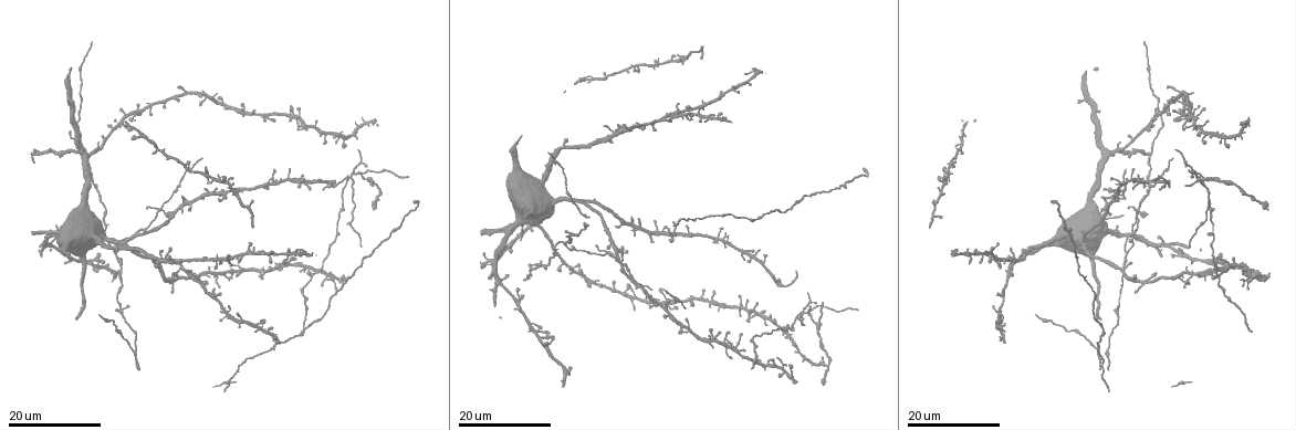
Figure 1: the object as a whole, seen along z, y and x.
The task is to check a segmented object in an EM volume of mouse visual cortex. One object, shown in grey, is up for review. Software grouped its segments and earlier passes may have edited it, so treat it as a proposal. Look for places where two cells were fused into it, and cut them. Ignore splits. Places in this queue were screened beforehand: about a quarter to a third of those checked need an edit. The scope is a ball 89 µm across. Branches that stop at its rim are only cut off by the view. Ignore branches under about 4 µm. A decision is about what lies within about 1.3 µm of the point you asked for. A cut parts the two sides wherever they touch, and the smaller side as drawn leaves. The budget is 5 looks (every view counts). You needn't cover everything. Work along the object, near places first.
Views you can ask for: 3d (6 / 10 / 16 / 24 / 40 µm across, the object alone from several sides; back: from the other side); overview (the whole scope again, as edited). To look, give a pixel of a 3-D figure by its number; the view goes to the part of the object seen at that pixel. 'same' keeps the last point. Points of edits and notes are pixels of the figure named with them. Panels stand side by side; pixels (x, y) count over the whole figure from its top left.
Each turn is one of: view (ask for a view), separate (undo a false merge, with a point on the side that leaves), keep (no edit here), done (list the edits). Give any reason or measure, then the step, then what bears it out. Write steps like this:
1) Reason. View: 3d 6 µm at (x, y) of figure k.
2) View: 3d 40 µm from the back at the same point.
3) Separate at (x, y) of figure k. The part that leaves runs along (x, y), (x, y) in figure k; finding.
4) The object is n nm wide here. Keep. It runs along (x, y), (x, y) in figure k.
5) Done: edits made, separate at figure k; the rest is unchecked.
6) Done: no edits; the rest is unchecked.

Four or more arms meet. View: 3d 24 µm at (158, 211) of figure 1.

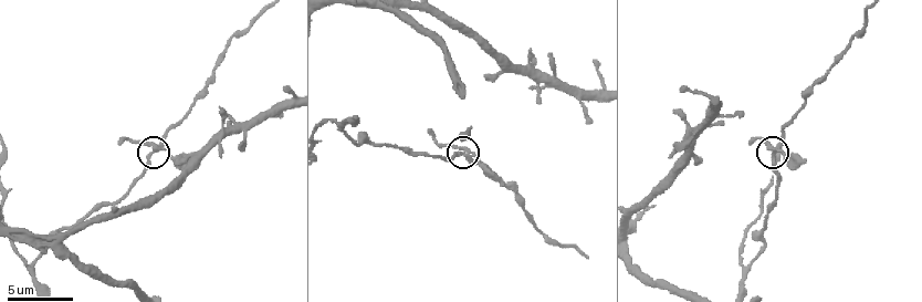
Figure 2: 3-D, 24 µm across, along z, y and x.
View: 3d 6 µm at (152, 154) of figure 2.

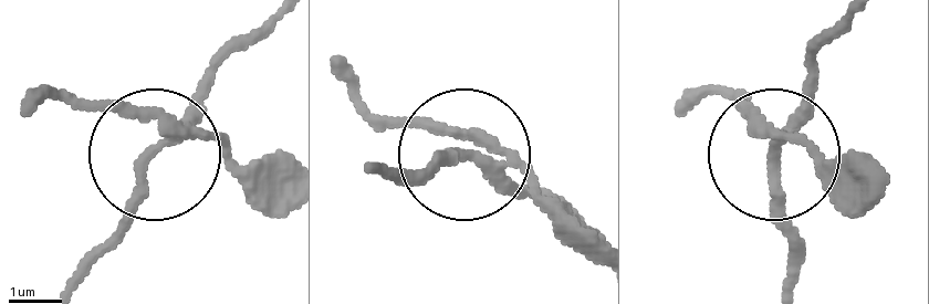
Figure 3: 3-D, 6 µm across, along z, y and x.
The side arm is 18 µm long; 4 arms meet here. Separate at (252, 175) of figure 3. A second cell is stuck on.

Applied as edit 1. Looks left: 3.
Three-way junction. View: 3d 16 µm at (1213, 233) of figure 1.

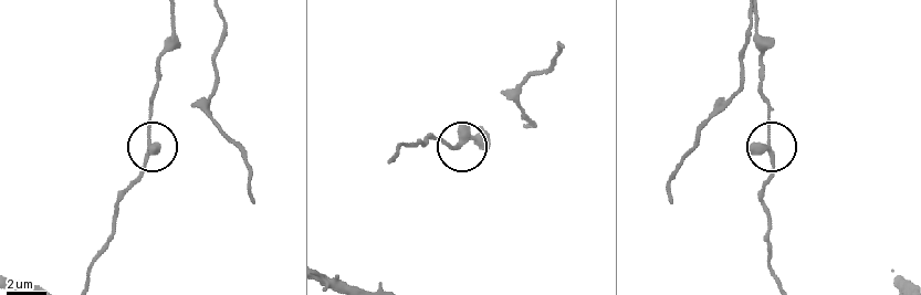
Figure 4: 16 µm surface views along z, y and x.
Zoom in. View: 3d 6 µm at (146, 155) of figure 4.

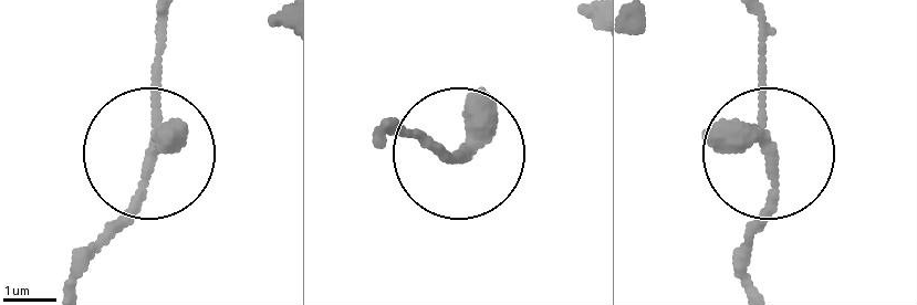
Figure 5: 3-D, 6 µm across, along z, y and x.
The object is 200 nm wide here. Keep. Continuous, no second cell.

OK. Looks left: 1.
Done: edits made, separate at figure 3; the rest is unchecked.

